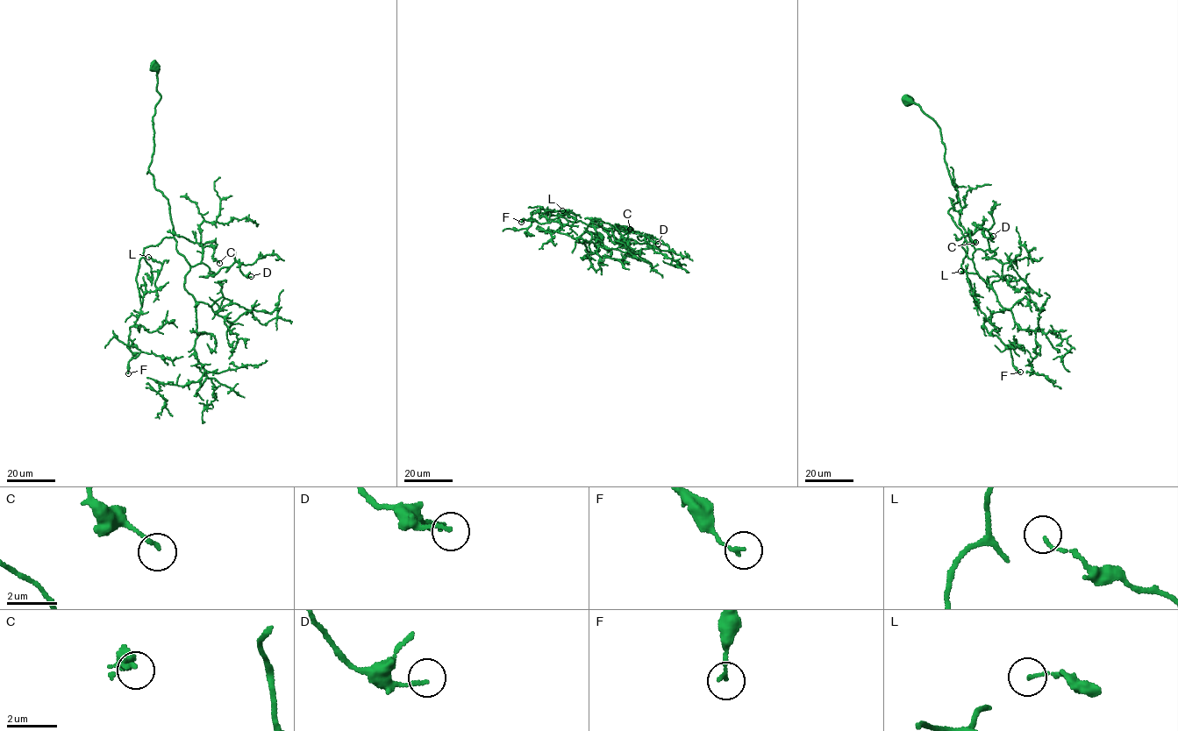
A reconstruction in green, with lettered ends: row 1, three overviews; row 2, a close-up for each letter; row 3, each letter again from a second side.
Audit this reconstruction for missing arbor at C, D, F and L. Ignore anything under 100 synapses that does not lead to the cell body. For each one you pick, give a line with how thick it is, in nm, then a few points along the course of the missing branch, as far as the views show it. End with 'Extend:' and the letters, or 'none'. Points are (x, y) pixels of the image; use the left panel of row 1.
Extend: none

